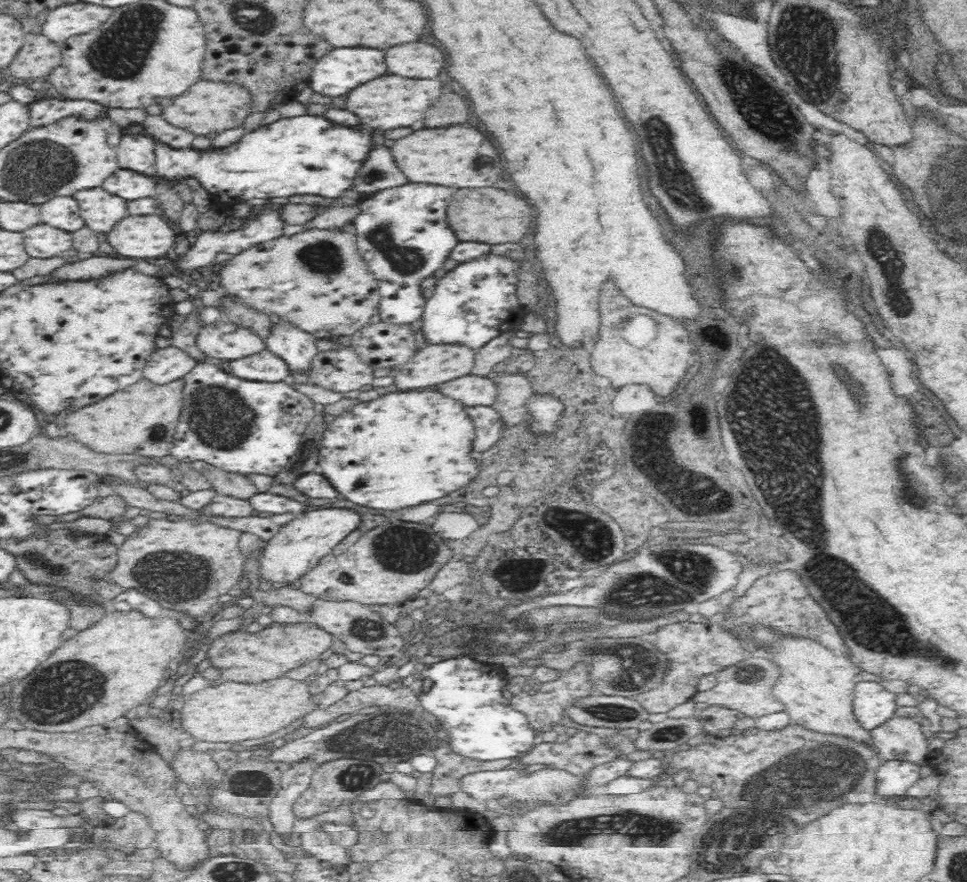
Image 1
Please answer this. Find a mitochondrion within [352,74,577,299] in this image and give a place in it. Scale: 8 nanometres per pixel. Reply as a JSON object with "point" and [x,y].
{"point":[380,236]}

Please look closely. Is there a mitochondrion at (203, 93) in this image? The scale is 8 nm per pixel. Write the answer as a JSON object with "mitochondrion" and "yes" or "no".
{"mitochondrion":"no"}

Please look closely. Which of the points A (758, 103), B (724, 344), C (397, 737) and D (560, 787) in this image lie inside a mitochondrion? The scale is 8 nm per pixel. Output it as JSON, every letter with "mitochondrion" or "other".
{"A":"mitochondrion","B":"mitochondrion","C":"mitochondrion","D":"mitochondrion"}

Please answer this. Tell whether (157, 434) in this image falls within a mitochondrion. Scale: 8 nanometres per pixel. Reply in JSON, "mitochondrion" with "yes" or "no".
{"mitochondrion":"yes"}

